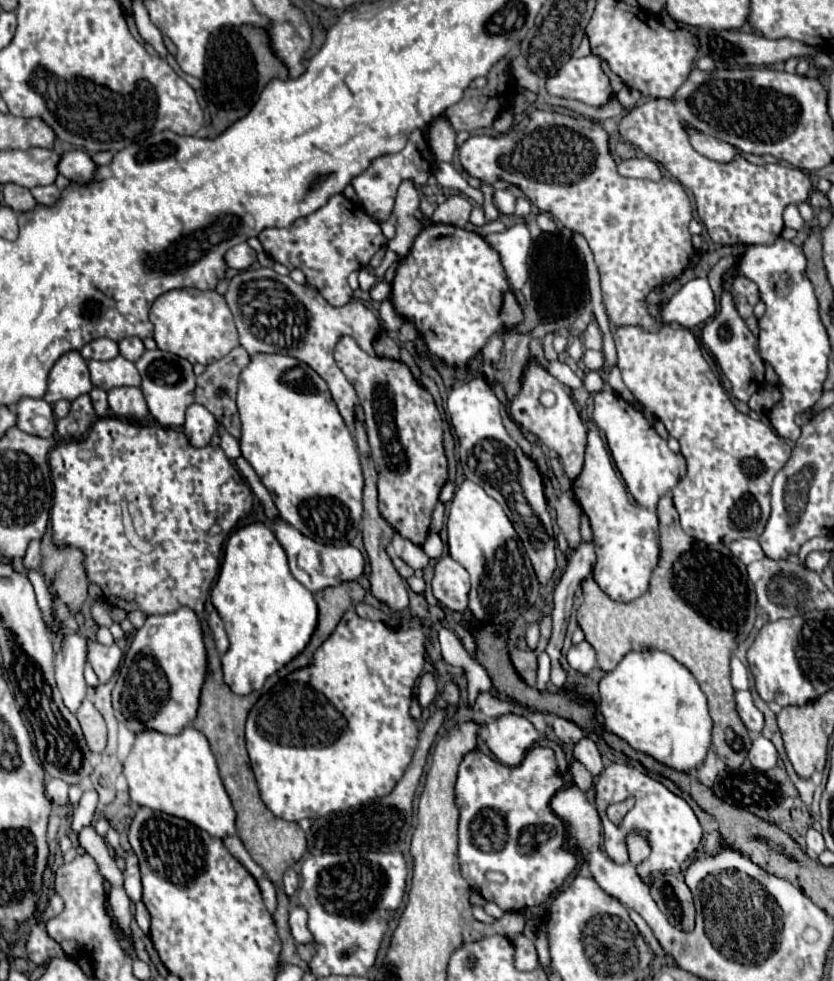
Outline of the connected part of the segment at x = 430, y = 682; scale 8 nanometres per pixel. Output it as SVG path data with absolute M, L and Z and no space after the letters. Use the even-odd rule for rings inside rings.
M422 673L418 679L418 701L422 707L428 707L438 691L438 683L436 677L432 673Z

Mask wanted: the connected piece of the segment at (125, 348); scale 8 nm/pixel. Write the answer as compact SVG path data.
M126 337L118 343L118 347L120 347L120 355L126 357L128 361L138 361L142 357L142 353L146 351L138 337Z

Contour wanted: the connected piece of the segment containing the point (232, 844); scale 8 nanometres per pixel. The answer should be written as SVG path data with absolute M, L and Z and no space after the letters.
M230 835L230 837L224 837L222 839L224 841L224 845L226 845L226 849L252 873L252 877L254 879L260 879L260 877L264 877L264 871L262 871L262 867L258 867L254 861L252 861L252 857L248 855L248 851L244 849L244 845L242 845L242 841L240 841L240 837L238 835Z

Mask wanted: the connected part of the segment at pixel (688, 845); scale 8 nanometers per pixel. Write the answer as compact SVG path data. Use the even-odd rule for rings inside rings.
M620 763L608 765L600 773L600 779L598 779L594 791L596 791L594 803L596 803L596 809L600 813L602 827L604 827L604 851L608 853L608 857L614 863L628 863L624 837L626 837L626 833L630 833L634 829L636 831L648 831L650 845L652 845L650 857L636 867L636 873L640 877L648 877L648 875L656 875L656 873L664 873L664 871L680 871L682 863L698 849L700 839L702 839L702 825L700 825L698 817L694 815L692 807L680 795L672 793L664 783L660 783L660 781L652 779L650 775L638 771L636 767L628 767L628 765L620 765ZM628 795L632 795L636 799L636 803L626 813L622 823L614 825L606 817L606 807L610 803L624 801Z

